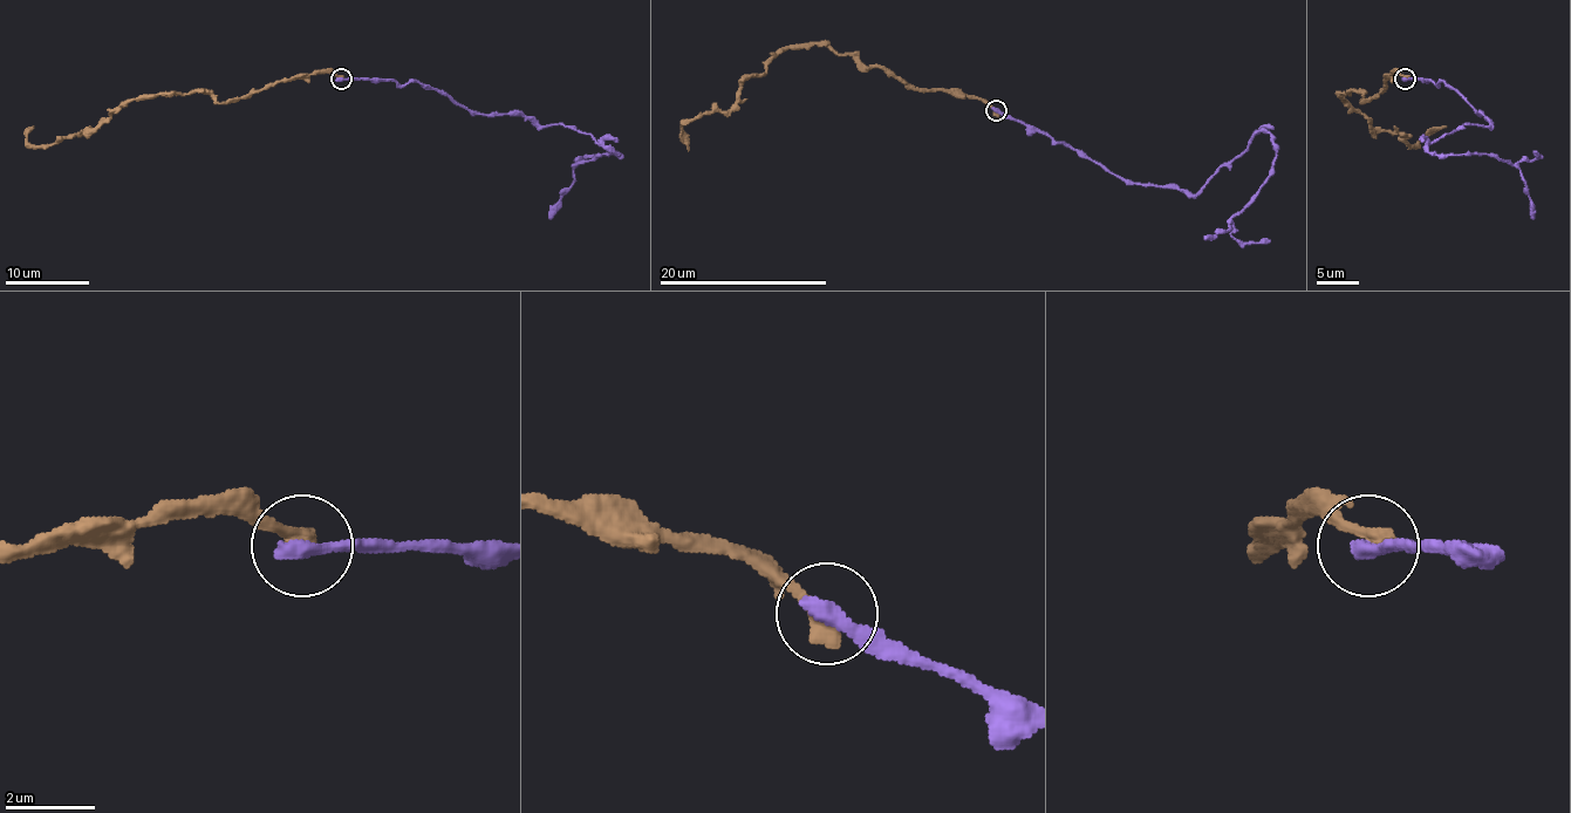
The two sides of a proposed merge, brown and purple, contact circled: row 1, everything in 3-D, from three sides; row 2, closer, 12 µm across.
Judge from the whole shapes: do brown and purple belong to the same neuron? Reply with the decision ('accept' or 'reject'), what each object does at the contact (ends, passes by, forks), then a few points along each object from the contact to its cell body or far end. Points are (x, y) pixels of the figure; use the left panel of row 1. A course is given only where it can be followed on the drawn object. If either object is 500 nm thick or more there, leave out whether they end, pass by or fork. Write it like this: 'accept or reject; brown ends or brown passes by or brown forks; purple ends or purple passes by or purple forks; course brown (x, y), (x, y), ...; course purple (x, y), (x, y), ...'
reject; brown ends; purple ends; course brown (341, 79), (325, 72), (270, 82), (226, 103), (195, 90), (142, 95), (54, 143), (27, 141), (33, 127); course purple (341, 79), (421, 82), (473, 111), (524, 114), (540, 127), (572, 127), (620, 154), (582, 159), (550, 219)

